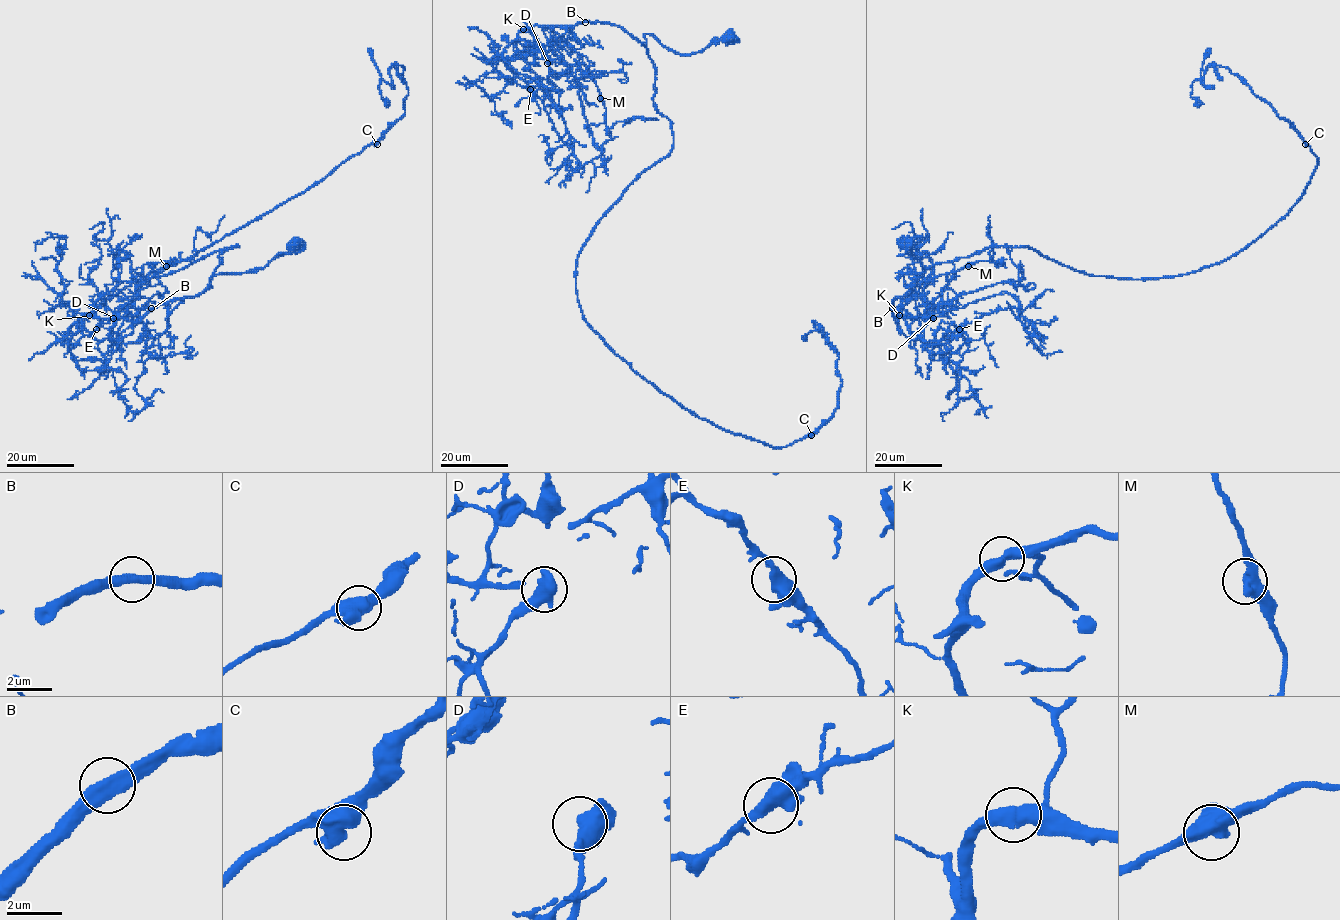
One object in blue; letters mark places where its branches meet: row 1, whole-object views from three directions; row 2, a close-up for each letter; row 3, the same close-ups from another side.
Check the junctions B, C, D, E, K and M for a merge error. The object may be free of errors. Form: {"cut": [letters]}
{"cut": []}

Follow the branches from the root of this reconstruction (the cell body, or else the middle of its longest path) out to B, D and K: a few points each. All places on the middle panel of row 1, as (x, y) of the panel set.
B: (729, 38), (681, 54), (652, 35), (644, 33), (646, 42), (640, 42), (616, 26), (585, 21)
D: (729, 38), (681, 54), (602, 22), (522, 29), (518, 37), (544, 50), (547, 63)
K: (729, 38), (681, 54), (652, 35), (644, 33), (646, 42), (640, 42), (602, 22), (523, 29)

